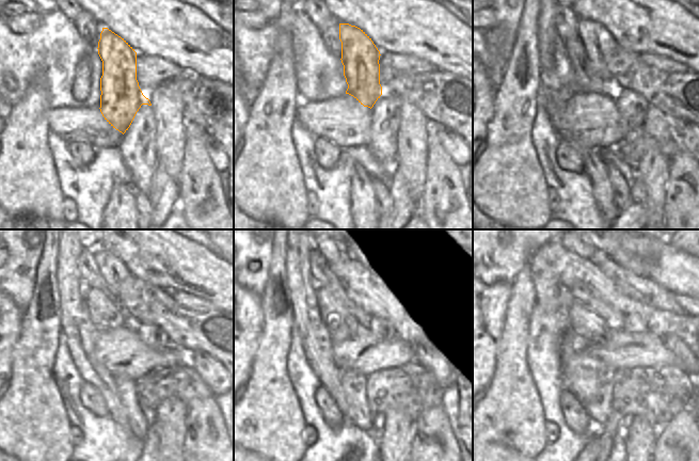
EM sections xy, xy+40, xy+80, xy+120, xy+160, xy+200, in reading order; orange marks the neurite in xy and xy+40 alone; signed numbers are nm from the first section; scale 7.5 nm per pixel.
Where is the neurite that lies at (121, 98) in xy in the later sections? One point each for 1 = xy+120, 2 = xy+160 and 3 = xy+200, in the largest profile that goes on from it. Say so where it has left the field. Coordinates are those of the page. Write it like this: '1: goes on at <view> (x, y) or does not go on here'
1: goes on at xy+120 (113, 271)
2: goes on at xy+160 (346, 259)
3: goes on at xy+200 (585, 251)

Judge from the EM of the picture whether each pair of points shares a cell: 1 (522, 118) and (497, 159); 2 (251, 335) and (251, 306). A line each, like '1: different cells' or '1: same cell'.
1: same cell
2: same cell

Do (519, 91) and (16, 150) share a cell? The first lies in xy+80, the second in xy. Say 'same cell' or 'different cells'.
same cell

